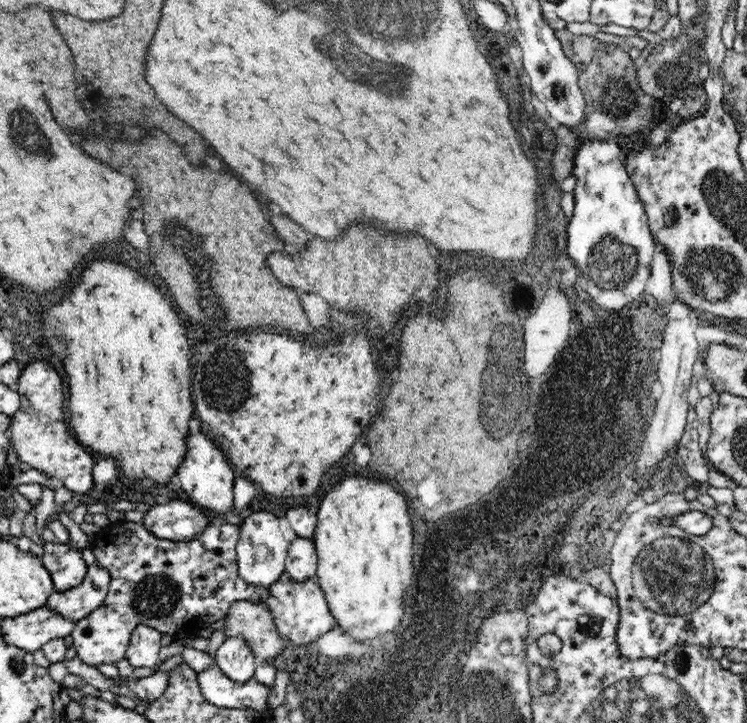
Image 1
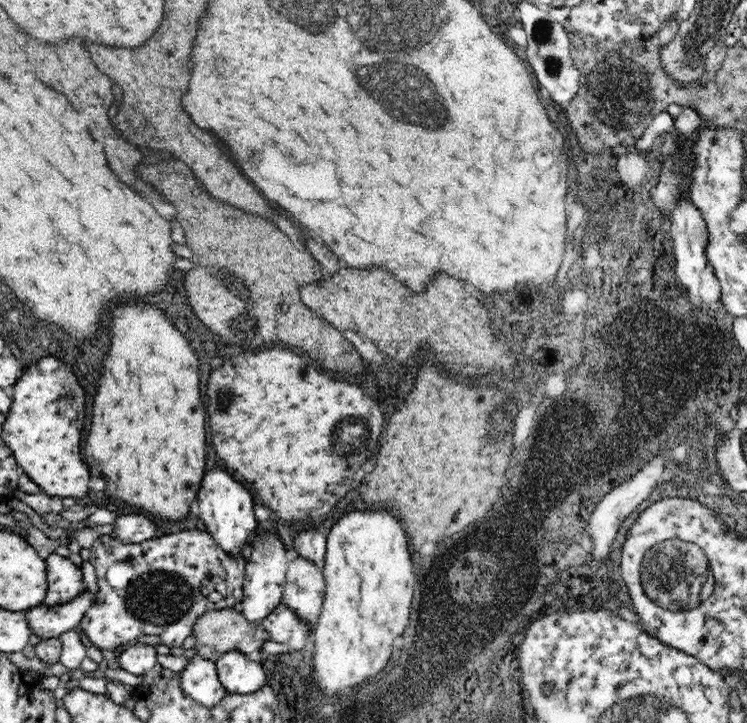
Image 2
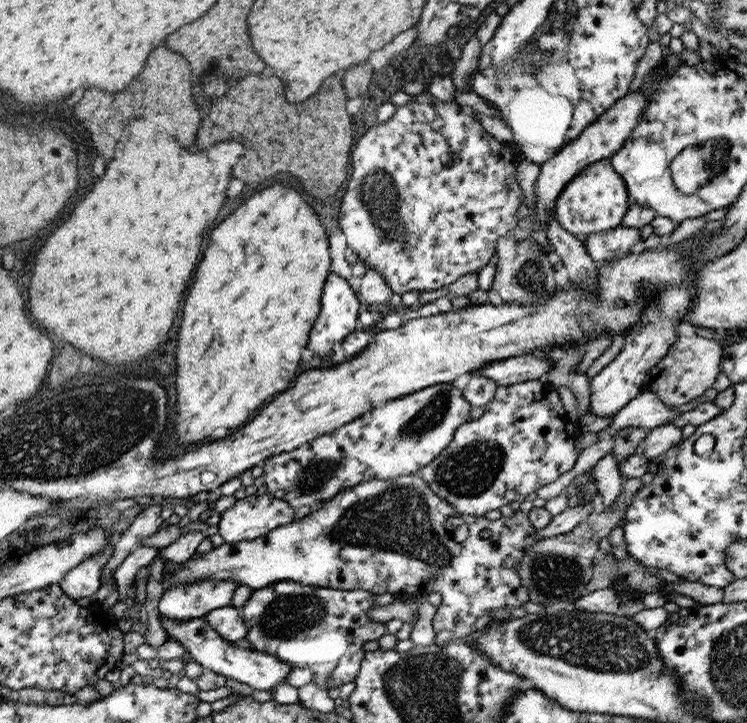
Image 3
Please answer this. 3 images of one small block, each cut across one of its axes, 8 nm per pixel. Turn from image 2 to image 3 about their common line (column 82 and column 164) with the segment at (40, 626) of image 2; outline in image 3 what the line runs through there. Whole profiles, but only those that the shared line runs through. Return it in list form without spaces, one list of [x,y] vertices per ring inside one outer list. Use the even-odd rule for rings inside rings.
[[[218,579],[178,583],[163,592],[159,612],[163,619],[175,621],[204,617],[215,608],[230,605],[238,586],[236,581]]]

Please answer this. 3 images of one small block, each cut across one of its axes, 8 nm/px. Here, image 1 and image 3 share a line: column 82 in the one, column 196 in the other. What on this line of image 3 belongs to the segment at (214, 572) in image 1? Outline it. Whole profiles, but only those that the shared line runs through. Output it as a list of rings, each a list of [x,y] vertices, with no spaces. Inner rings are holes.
[[[160,614],[159,620],[167,636],[175,638],[192,655],[191,660],[198,661],[203,668],[208,668],[216,674],[248,684],[255,690],[270,690],[273,686],[284,684],[287,674],[295,670],[289,664],[265,652],[237,647],[231,641],[222,638],[204,617],[175,621],[163,619]]]

